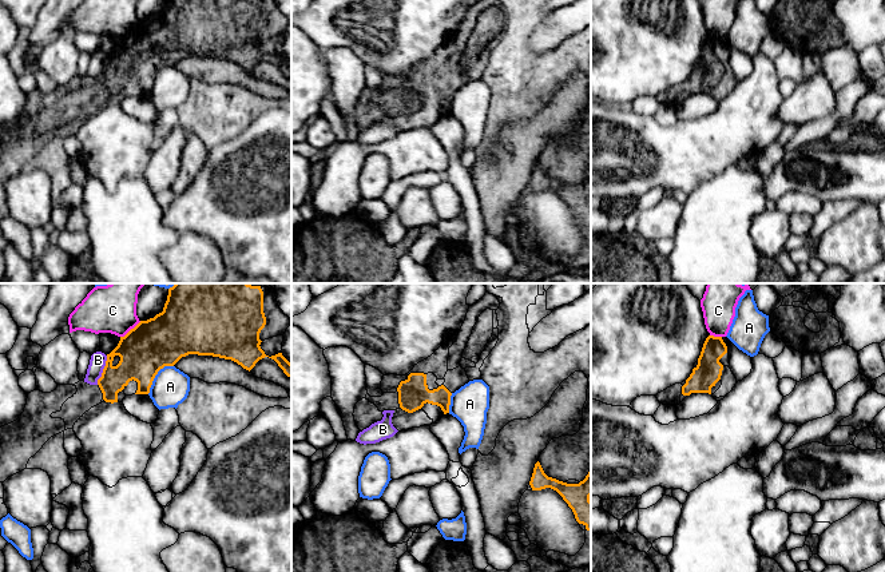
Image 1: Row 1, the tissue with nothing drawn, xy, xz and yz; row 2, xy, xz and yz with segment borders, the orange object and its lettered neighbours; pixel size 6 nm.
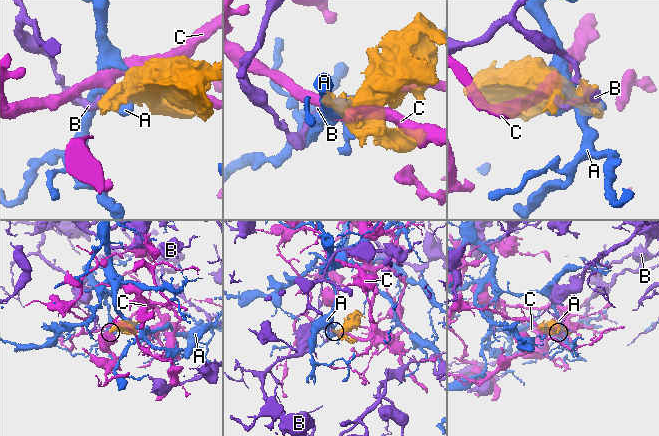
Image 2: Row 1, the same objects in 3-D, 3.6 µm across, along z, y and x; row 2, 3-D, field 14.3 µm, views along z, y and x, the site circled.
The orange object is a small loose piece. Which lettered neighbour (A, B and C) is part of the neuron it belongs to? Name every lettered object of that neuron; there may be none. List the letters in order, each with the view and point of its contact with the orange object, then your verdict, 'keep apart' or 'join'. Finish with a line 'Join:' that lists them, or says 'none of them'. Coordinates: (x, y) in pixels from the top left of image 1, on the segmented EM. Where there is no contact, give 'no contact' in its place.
A: contact xy (155, 374); keep apart
B: contact xy (103, 370); keep apart
C: contact xy (131, 329); keep apart
Join: none of them

